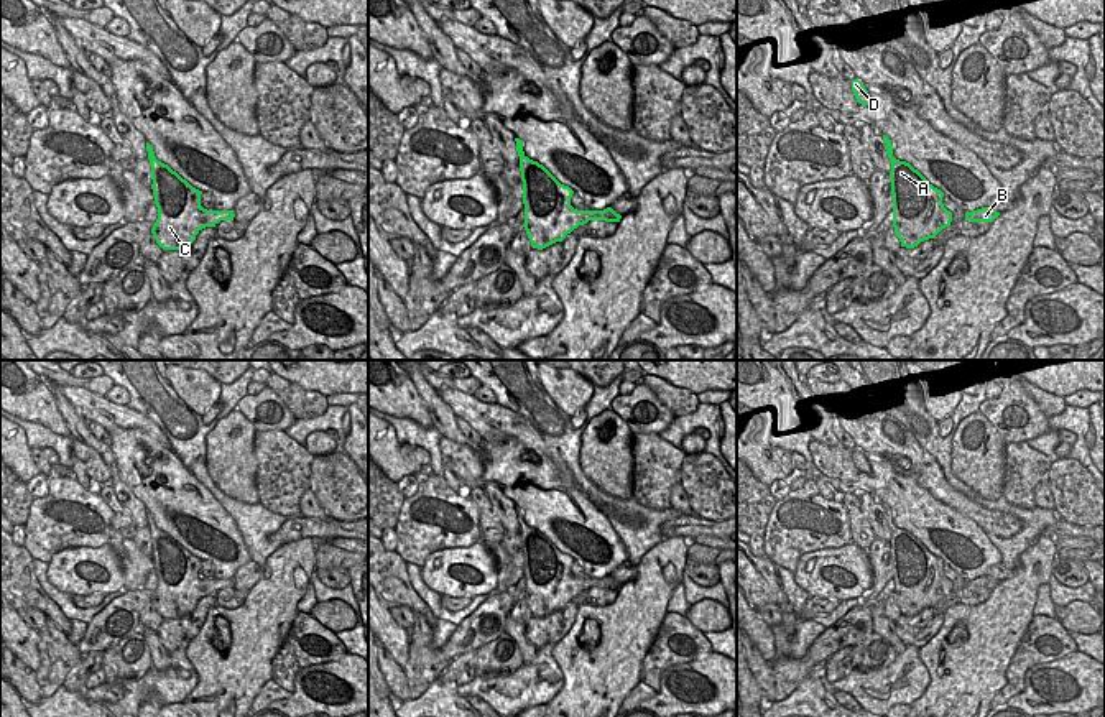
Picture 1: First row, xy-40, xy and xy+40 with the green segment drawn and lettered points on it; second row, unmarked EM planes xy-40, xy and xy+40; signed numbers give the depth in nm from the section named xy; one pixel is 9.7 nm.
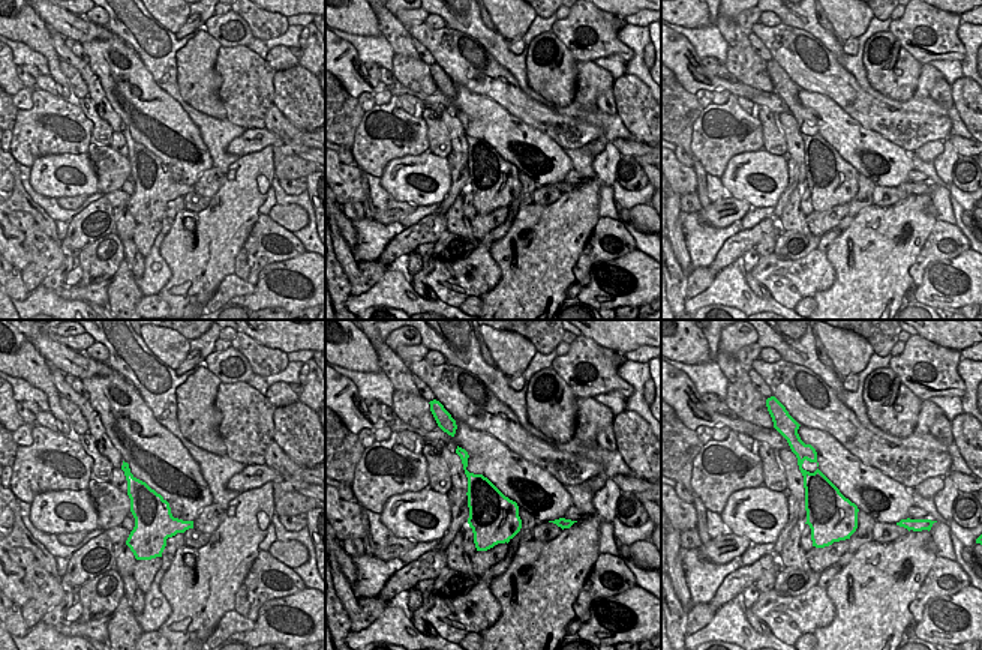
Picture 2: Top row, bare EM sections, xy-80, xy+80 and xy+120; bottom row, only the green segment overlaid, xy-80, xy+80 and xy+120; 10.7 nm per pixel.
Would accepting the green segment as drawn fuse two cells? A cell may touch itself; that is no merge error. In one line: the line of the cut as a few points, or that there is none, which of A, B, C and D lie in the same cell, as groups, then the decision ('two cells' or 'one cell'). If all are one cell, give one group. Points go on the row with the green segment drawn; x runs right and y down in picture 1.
no cut; A B C D; one cell

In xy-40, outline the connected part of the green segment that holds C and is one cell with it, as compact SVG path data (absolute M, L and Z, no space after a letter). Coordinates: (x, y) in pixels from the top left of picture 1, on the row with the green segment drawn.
M146 143L146 151L151 166L151 189L158 207L158 219L151 234L163 250L187 248L202 229L215 227L220 220L233 220L233 210L204 209L201 206L202 191L158 161L150 143Z

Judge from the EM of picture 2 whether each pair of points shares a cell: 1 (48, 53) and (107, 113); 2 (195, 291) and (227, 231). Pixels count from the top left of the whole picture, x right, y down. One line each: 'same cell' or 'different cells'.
1: different cells
2: same cell

